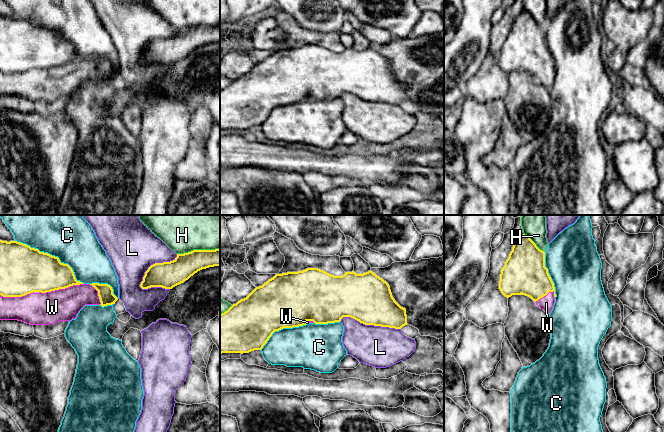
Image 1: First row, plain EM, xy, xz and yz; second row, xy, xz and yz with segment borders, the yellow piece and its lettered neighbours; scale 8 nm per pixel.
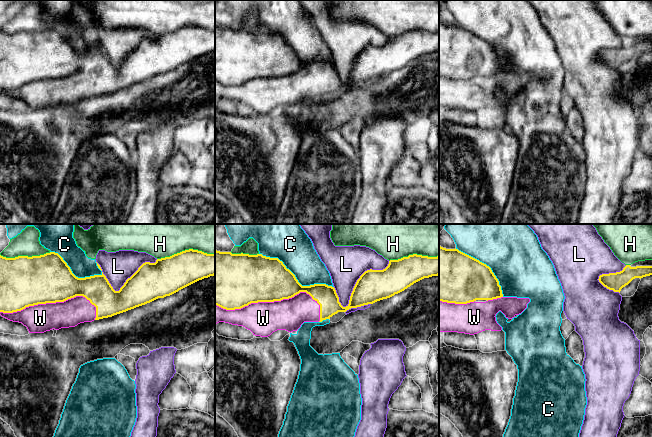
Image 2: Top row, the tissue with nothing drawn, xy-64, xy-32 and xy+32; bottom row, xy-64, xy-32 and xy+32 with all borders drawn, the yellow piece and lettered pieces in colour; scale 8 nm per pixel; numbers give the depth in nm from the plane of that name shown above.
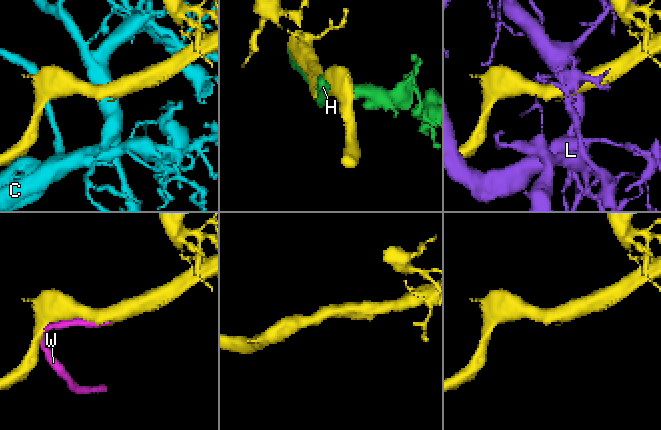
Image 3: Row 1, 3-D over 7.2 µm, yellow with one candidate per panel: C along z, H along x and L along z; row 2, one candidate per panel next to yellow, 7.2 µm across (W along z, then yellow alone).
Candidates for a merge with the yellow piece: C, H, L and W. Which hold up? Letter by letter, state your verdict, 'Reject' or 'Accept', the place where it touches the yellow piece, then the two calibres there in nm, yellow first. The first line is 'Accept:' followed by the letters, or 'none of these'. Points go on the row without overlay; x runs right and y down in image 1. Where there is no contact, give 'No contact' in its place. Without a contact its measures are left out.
Accept: W
C: Reject. Touches yellow at xy (53, 32). Thickness 360 nm (yellow) against 340 nm
H: Reject. Touches yellow at xy (198, 26). Thickness 200 nm (yellow) against 240 nm
L: Reject. Touches yellow at xy (155, 39). Thickness 220 nm (yellow) against 400 nm
W: Accept. Touches yellow at xy (61, 64). Thickness 320 nm (yellow) against 260 nm

